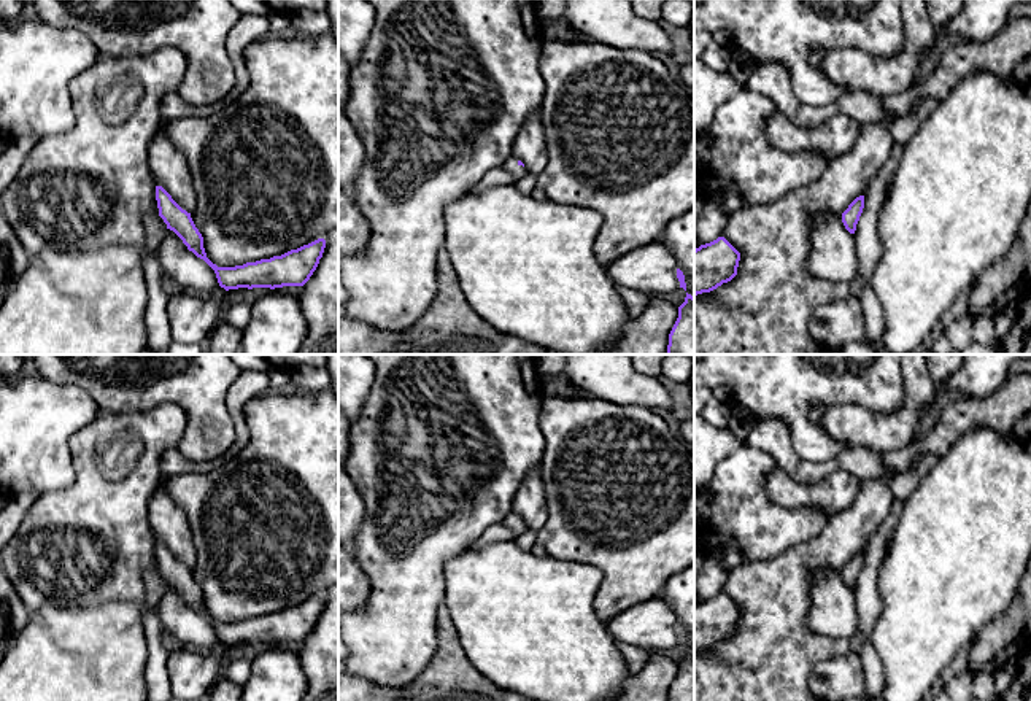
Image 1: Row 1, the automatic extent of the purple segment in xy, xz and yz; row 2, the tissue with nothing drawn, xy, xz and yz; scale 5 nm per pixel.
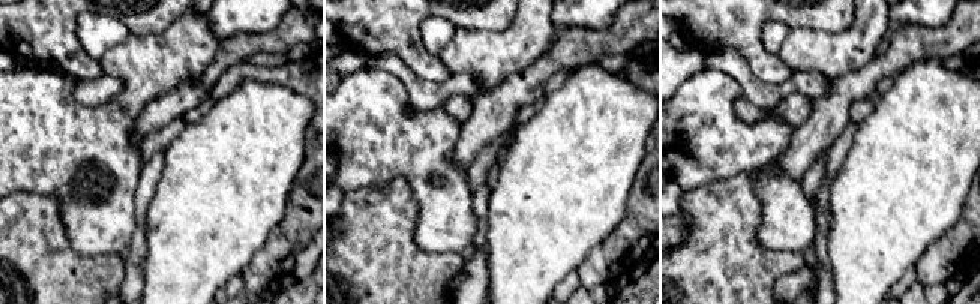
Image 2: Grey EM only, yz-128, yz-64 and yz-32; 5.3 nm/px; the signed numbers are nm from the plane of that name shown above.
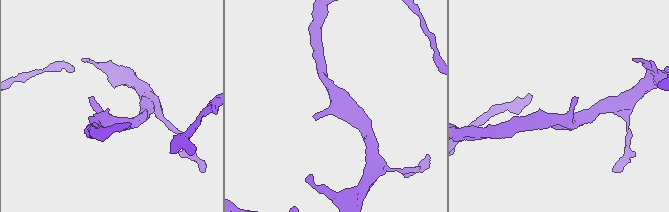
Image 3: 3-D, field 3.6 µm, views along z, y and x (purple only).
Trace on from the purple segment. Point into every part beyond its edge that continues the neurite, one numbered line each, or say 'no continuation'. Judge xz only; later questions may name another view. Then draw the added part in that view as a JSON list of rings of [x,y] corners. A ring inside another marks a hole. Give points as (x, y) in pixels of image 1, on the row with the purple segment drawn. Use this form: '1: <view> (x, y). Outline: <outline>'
1: xz (510, 164). Outline: [[[510,156],[510,157],[504,162],[502,167],[504,167],[510,175],[513,175],[516,181],[521,180],[521,178],[527,173],[526,167],[519,165],[519,164],[518,164],[518,159],[516,159],[515,156]]]

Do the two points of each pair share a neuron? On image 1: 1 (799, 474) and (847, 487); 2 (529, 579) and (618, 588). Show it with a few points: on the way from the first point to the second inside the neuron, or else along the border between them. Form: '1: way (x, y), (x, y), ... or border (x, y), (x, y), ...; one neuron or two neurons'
1: border (785, 471), (806, 484), (834, 471), (858, 480); two neurons
2: border (572, 560), (601, 571), (594, 612), (606, 623); two neurons

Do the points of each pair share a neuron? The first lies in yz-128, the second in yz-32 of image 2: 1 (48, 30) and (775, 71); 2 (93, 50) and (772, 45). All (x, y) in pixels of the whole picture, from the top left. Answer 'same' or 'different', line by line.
1: same
2: same

